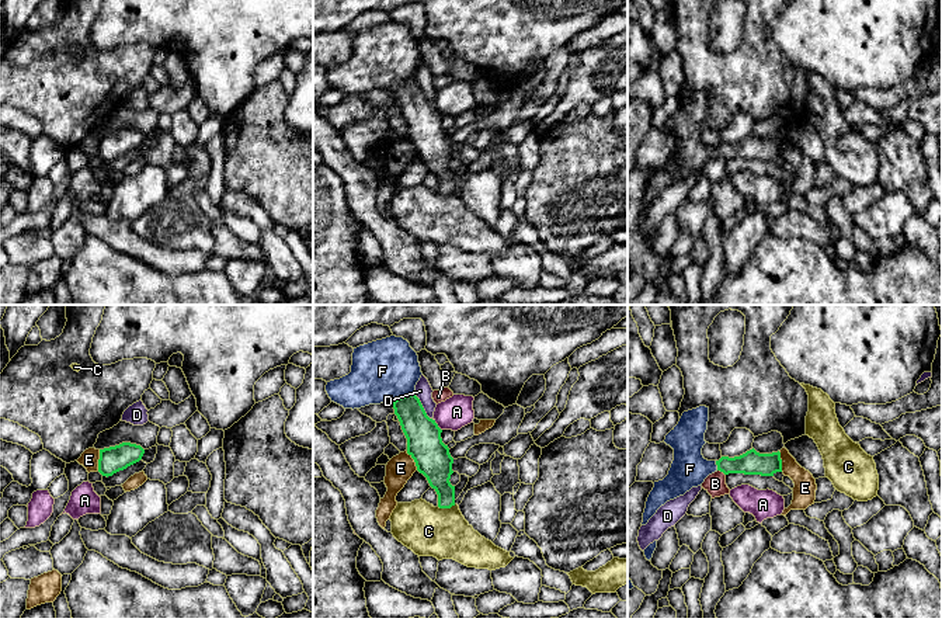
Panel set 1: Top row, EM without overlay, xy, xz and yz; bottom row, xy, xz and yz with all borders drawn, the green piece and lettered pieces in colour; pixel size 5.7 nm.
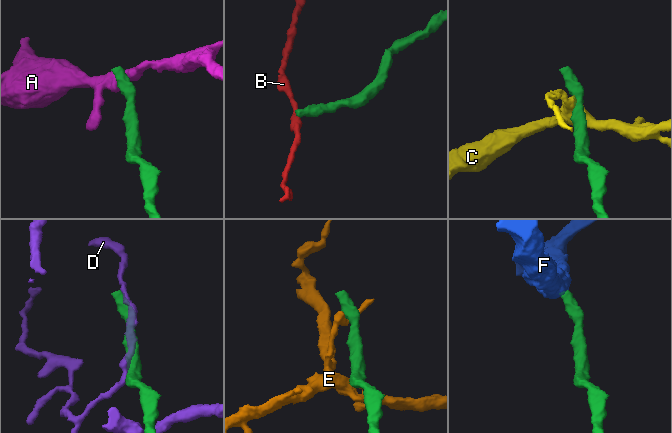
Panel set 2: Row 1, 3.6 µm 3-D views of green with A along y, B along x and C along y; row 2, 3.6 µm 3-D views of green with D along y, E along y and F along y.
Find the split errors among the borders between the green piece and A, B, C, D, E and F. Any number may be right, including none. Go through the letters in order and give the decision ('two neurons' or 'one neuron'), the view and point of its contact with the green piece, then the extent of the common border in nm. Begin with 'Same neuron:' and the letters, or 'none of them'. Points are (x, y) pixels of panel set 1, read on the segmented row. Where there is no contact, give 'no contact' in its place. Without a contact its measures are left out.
Same neuron: F
A: two neurons; contact xz (437, 424); length 80 nm
B: two neurons; contact yz (722, 471); length 60 nm
C: two neurons; contact xz (447, 507); length 110 nm
D: two neurons; contact xz (421, 406); length 200 nm
E: two neurons; contact xy (98, 459); length 120 nm
F: one neuron; contact xz (405, 395); length 130 nm

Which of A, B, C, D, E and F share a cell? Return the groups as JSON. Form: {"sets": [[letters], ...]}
{"sets": [["A"], ["B"], ["C"], ["D"], ["E"], ["F"]]}

